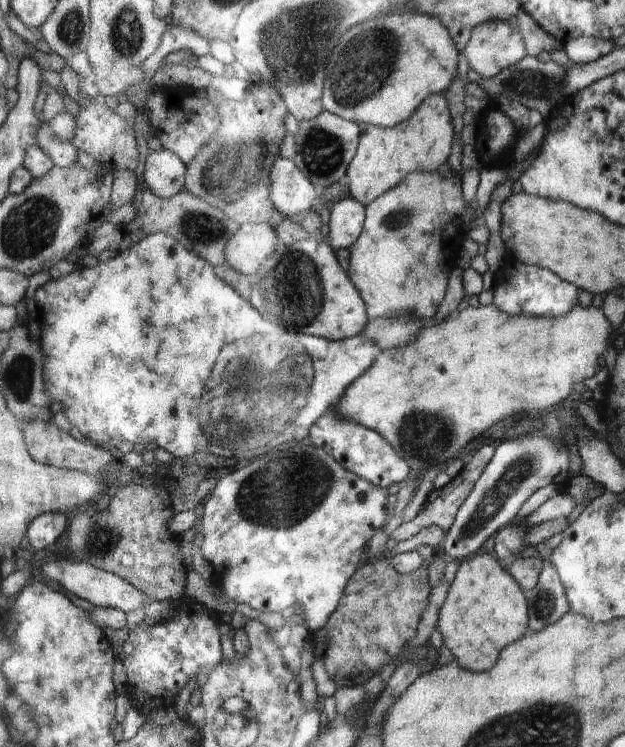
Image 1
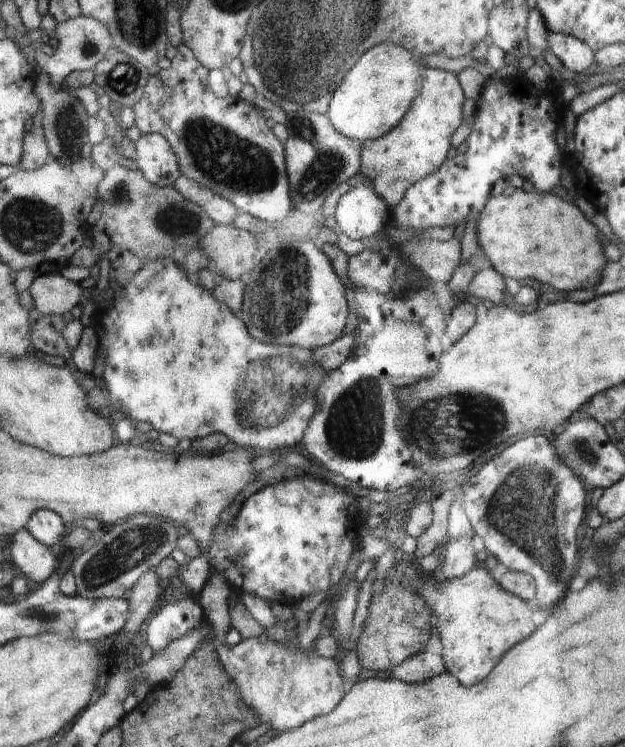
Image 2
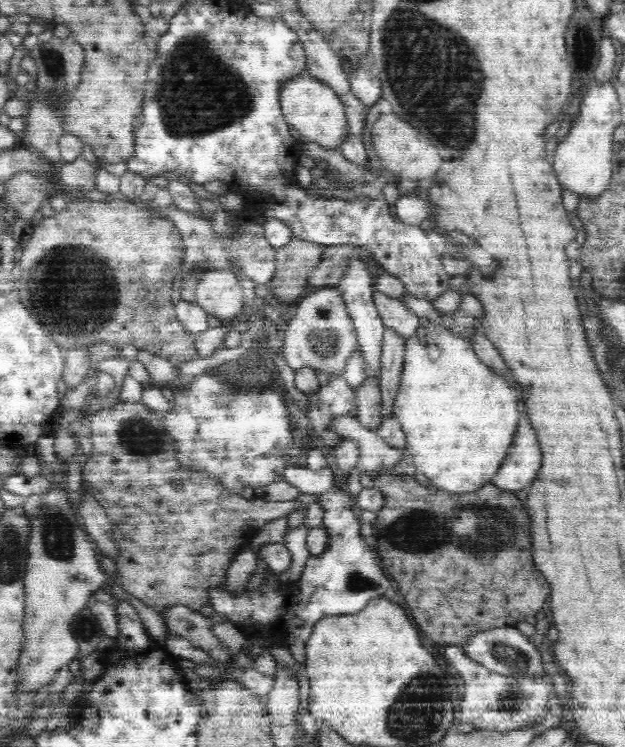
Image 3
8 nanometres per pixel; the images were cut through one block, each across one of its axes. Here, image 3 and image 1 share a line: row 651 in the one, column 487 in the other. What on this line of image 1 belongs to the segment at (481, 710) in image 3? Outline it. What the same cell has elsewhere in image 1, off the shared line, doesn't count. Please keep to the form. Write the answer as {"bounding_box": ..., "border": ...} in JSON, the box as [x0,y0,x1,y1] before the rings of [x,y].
{"bounding_box":[389,446,494,541],"border":[[[484,446],[484,448],[480,448],[480,452],[476,452],[476,454],[472,456],[472,460],[461,468],[459,474],[451,478],[443,487],[438,489],[433,488],[432,492],[426,497],[421,511],[418,512],[410,522],[406,522],[406,524],[401,523],[400,526],[389,535],[389,538],[397,541],[405,541],[406,539],[411,539],[413,536],[416,536],[420,530],[430,528],[430,526],[438,526],[438,528],[441,528],[444,532],[447,531],[454,522],[458,506],[464,502],[467,494],[472,492],[476,481],[480,478],[480,475],[483,474],[484,468],[491,462],[492,455],[494,454],[494,446]]]}

